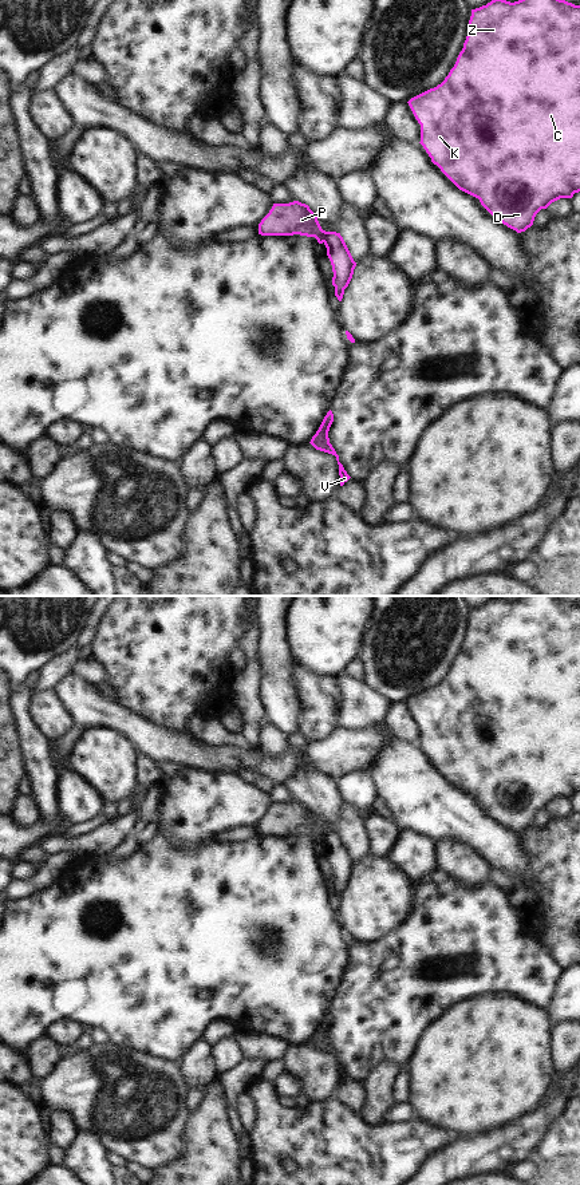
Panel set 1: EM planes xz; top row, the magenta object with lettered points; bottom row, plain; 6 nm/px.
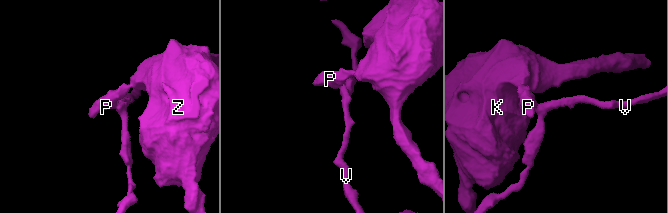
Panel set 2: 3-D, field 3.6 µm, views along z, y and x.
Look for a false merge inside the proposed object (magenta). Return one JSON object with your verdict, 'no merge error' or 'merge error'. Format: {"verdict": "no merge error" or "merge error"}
{"verdict": "merge error"}

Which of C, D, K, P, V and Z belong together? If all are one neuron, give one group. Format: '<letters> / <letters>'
C D K P Z / V

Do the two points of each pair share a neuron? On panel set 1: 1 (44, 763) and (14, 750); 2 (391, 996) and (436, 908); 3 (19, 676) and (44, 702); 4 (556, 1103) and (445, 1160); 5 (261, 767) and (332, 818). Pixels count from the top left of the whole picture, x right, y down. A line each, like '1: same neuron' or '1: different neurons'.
1: different neurons
2: same neuron
3: different neurons
4: same neuron
5: different neurons

